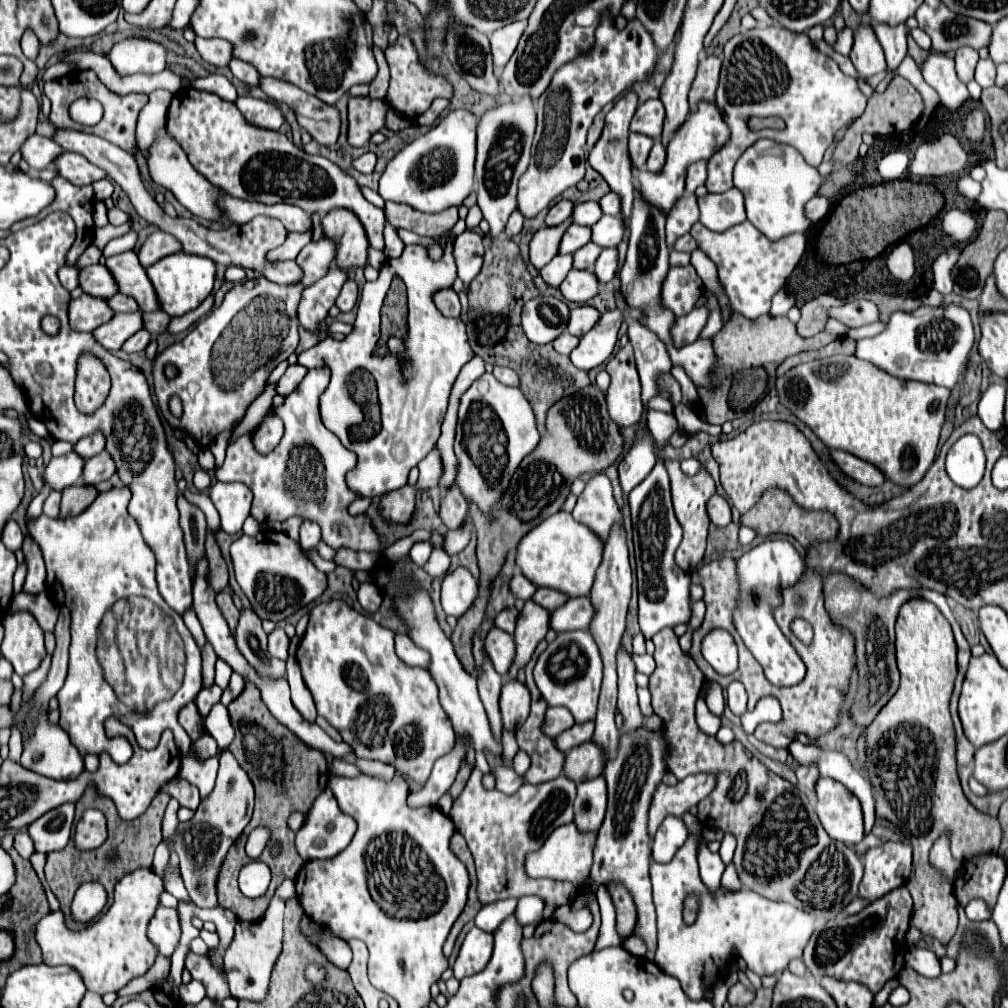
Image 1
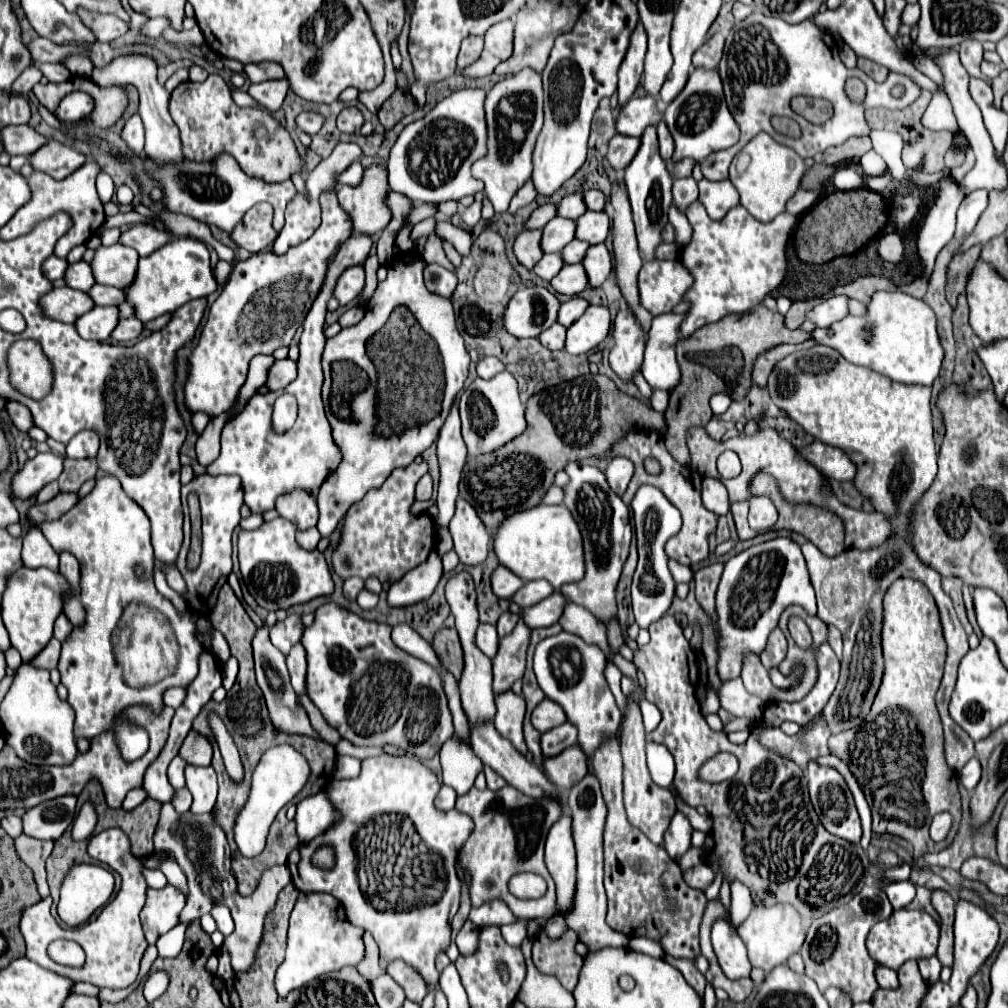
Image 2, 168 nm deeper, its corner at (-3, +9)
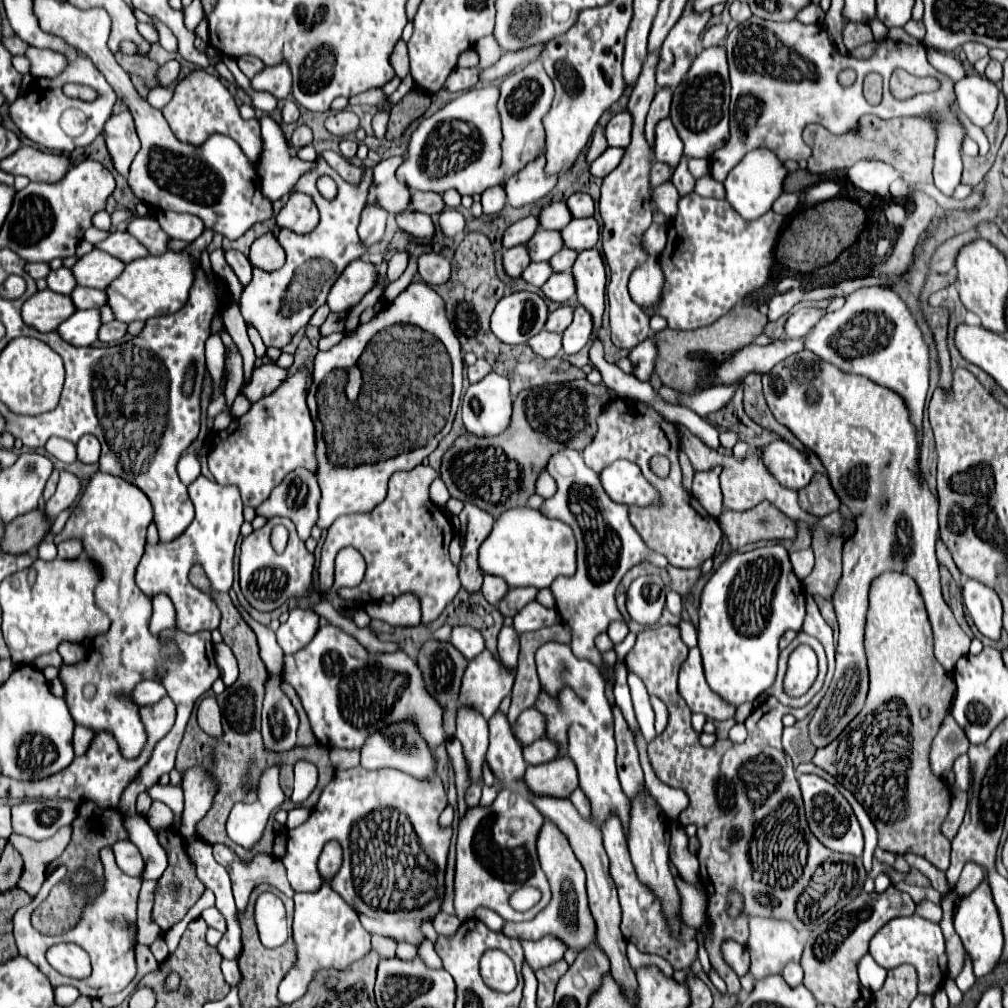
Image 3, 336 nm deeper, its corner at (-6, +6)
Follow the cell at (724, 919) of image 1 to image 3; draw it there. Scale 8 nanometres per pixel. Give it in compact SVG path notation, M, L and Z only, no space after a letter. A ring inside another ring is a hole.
M750 919L750 939L746 943L752 965L750 973L756 979L782 973L790 961L800 961L804 943L792 923L780 919Z

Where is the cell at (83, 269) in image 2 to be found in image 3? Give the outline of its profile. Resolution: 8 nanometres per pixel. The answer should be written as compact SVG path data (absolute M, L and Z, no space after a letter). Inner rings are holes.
M62 267L62 269L56 269L50 273L50 279L48 281L48 289L56 291L56 293L64 293L64 295L70 295L74 289L76 289L76 277L70 269Z

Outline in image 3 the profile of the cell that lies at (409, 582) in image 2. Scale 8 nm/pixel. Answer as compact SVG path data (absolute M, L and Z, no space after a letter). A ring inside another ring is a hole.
M404 593L400 597L396 597L392 603L386 601L376 601L376 603L368 603L364 607L364 611L372 617L372 619L382 619L394 627L404 627L404 625L418 625L422 619L422 611L420 611L420 599L414 593Z

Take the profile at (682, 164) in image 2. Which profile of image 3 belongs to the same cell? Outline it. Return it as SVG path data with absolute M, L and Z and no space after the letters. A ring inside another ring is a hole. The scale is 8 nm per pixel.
M654 161L654 163L652 163L652 169L650 169L650 185L652 185L652 187L658 187L658 185L670 181L672 173L674 173L674 167L670 167L668 163Z

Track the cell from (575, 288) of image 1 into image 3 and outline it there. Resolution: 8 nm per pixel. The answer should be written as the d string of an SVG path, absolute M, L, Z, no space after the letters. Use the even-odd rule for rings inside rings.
M554 273L548 283L542 285L542 291L548 299L558 301L558 303L566 303L568 299L576 297L576 283L572 273Z

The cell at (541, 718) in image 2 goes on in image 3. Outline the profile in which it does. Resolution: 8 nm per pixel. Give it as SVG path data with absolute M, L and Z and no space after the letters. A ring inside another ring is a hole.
M536 707L526 709L518 717L514 725L514 733L524 745L530 745L536 739L542 739L546 735L546 717Z

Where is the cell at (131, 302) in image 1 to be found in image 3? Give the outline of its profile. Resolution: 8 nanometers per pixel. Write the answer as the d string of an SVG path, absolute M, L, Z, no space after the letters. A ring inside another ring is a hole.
M76 287L70 297L72 297L76 309L92 309L92 307L100 309L100 307L108 305L106 291L98 291L92 287Z

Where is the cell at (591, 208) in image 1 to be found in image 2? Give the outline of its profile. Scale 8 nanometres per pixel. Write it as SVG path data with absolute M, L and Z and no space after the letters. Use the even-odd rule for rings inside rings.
M569 194L565 196L559 204L557 204L559 212L557 216L563 216L563 218L569 218L569 220L577 220L587 208L583 204L583 196L581 194Z

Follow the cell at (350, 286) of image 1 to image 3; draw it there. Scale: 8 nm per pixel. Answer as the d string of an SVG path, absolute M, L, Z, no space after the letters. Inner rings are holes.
M356 259L350 263L328 293L330 311L346 311L358 305L360 299L374 287L376 277L376 267L370 261Z

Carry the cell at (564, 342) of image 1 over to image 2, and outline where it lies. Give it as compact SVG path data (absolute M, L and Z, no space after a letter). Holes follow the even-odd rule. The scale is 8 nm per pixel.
M555 322L551 328L543 330L537 338L549 350L563 350L563 346L565 346L565 332L567 332L567 328Z

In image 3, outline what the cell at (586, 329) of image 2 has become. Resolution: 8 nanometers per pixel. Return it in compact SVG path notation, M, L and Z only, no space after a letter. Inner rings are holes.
M576 307L574 311L574 321L572 325L562 333L562 349L566 355L574 355L578 351L582 351L594 331L594 323L592 323L592 315L584 309L584 307Z

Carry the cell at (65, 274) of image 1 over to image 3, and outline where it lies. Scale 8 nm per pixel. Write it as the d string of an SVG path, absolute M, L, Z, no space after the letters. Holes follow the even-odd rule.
M28 263L26 271L34 277L34 279L46 279L50 273L50 265L48 263Z

